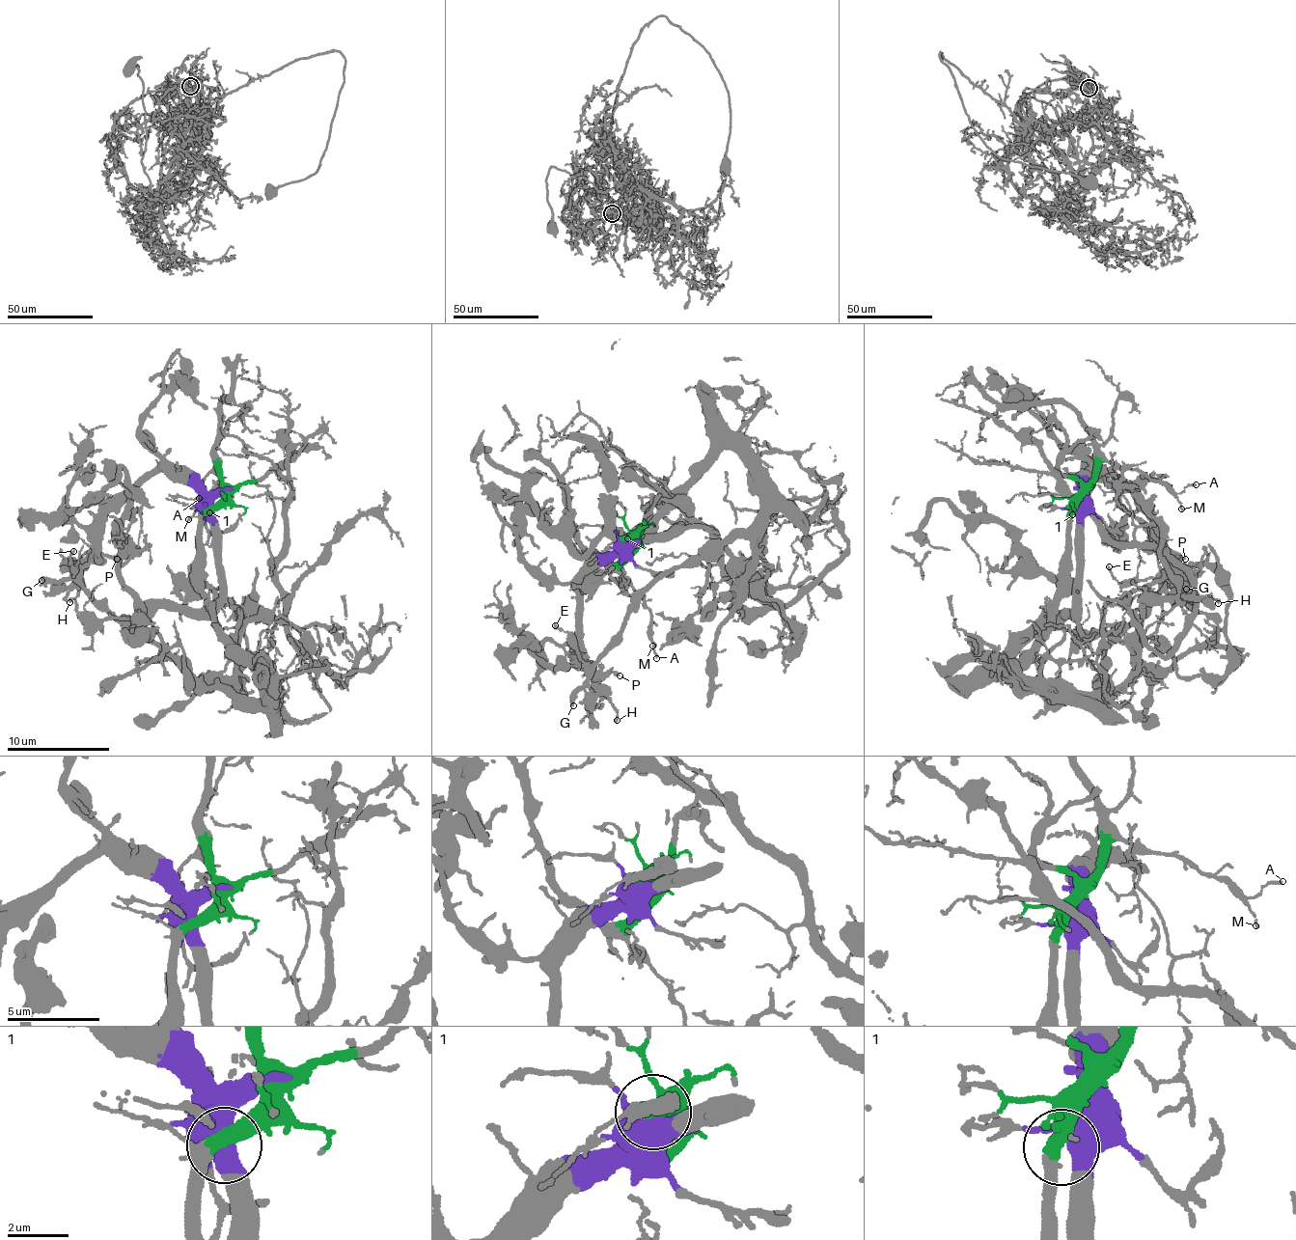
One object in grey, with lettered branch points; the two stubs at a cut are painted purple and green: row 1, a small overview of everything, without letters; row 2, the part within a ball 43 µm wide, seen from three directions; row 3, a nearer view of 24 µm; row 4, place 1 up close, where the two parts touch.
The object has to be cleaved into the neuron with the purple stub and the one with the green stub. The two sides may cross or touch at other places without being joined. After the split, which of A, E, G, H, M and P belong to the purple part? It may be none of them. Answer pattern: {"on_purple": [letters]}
{"on_purple": ["H", "P"]}

